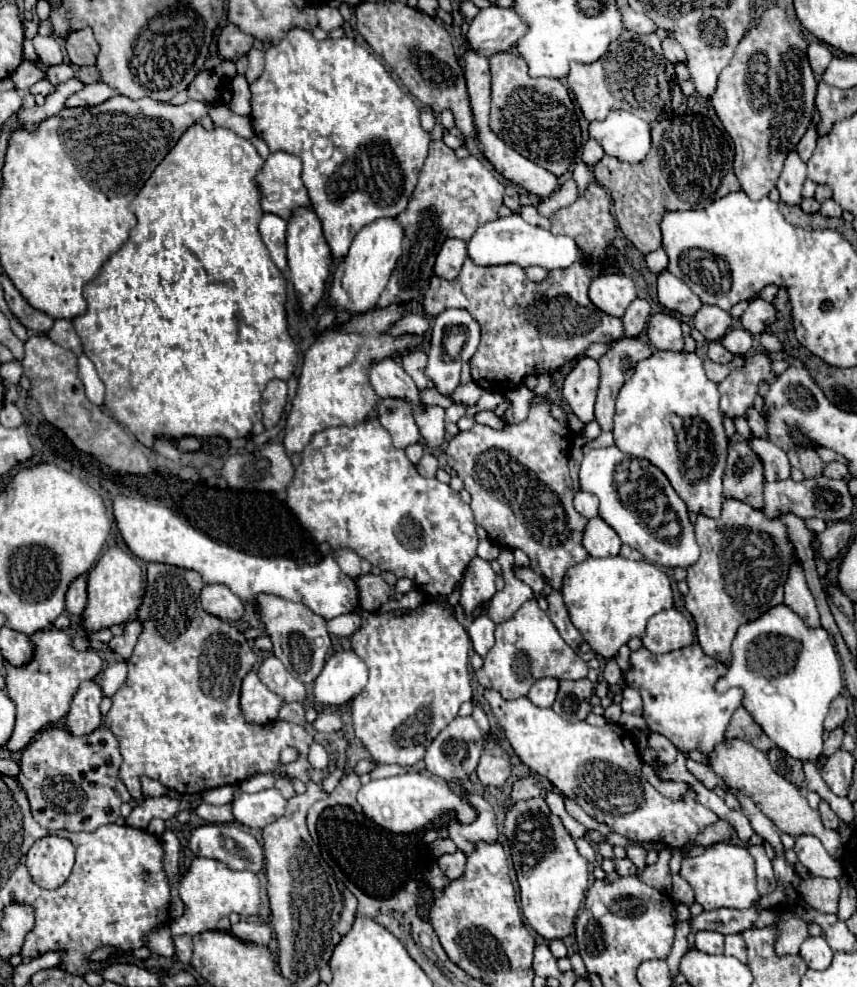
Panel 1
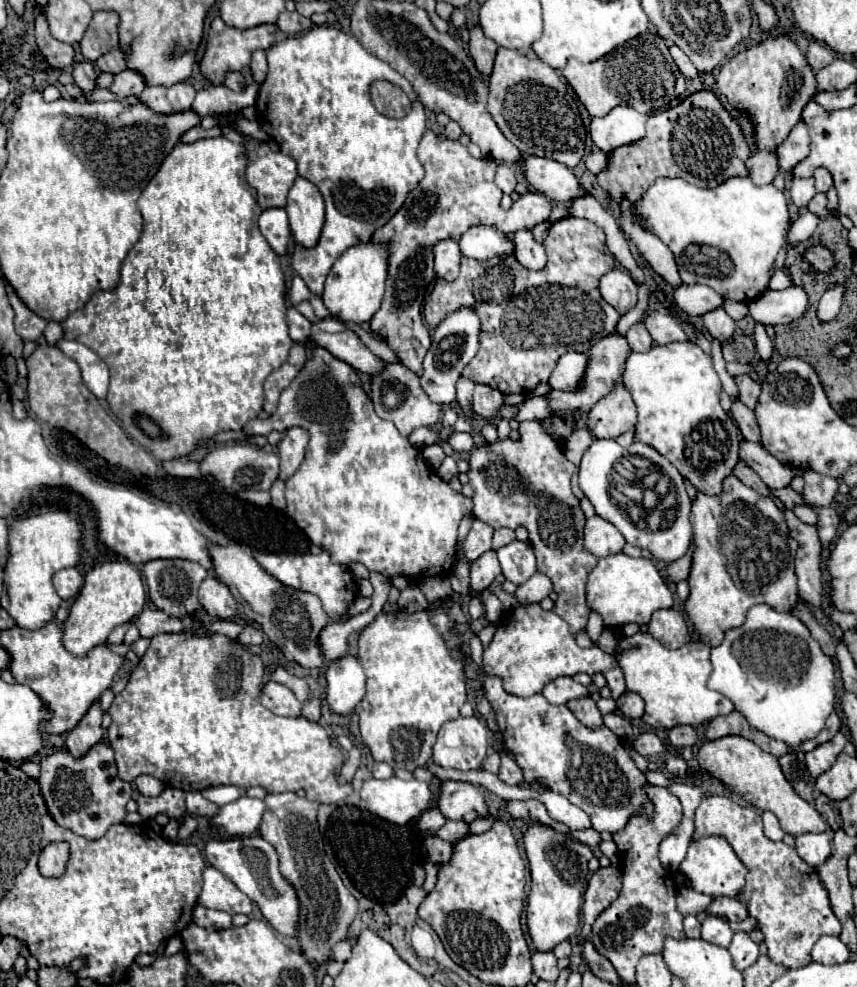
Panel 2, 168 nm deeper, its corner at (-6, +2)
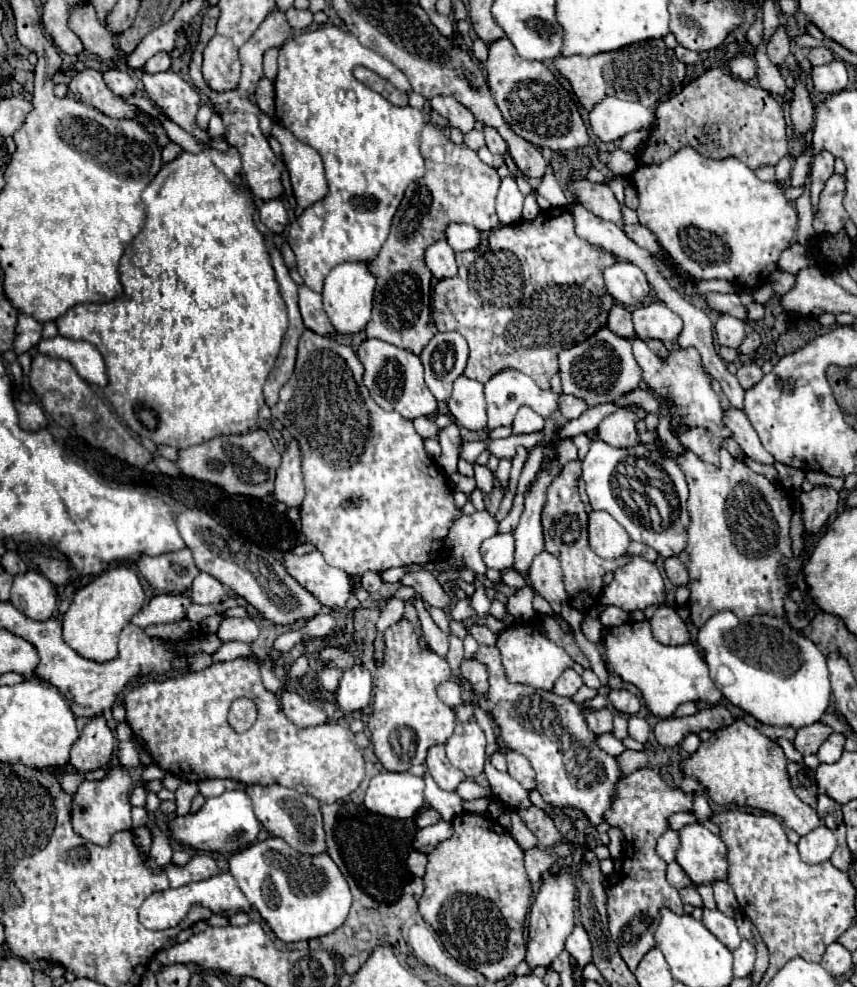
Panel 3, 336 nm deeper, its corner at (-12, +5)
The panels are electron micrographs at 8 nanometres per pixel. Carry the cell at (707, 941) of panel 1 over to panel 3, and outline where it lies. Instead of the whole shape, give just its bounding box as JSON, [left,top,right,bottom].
[702,908,740,950]

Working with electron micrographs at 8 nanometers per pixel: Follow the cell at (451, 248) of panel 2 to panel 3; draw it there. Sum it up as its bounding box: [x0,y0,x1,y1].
[426,240,458,280]

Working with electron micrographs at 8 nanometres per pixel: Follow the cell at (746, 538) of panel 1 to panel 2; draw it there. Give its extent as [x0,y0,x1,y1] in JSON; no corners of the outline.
[684,475,798,647]

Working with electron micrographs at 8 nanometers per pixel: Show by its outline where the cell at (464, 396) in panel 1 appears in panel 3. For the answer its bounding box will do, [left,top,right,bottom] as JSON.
[358,340,436,420]

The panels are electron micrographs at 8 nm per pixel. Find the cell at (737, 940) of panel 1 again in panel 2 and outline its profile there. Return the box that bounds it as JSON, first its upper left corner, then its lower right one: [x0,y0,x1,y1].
[728,931,760,969]

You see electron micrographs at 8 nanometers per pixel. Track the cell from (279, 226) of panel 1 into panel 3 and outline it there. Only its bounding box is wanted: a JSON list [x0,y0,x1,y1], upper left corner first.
[258,200,288,234]

